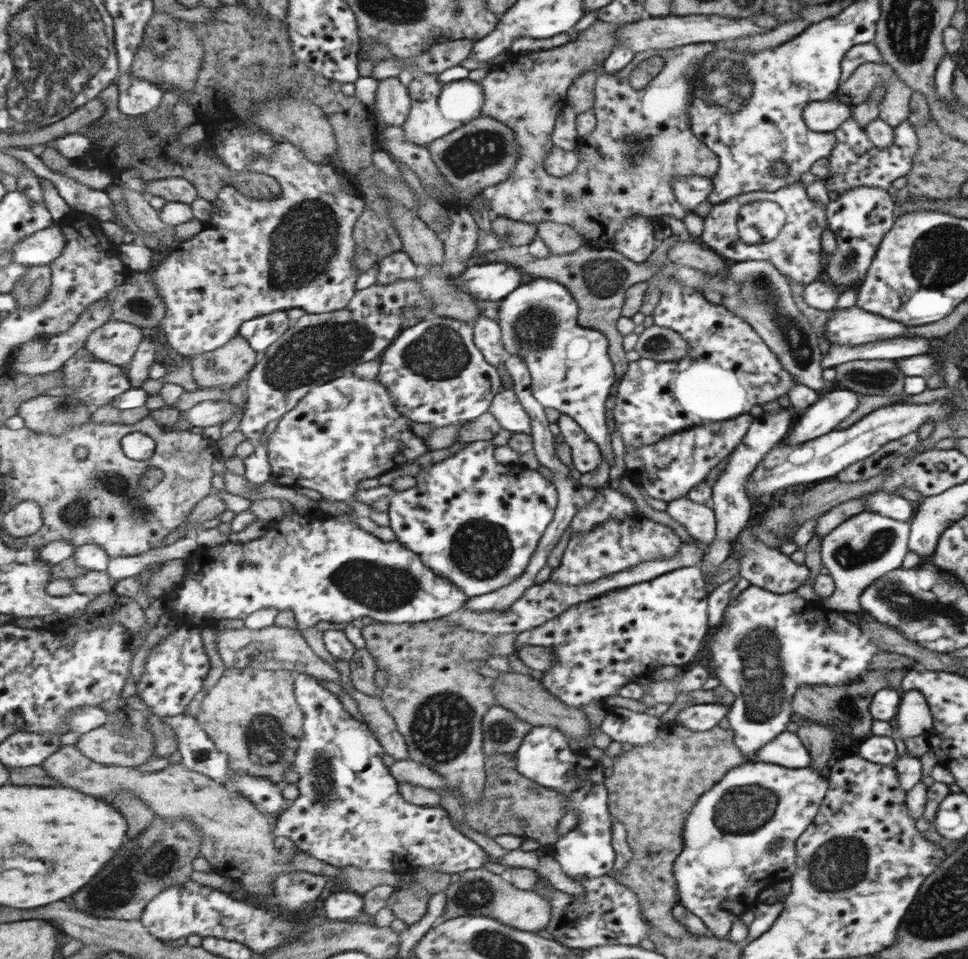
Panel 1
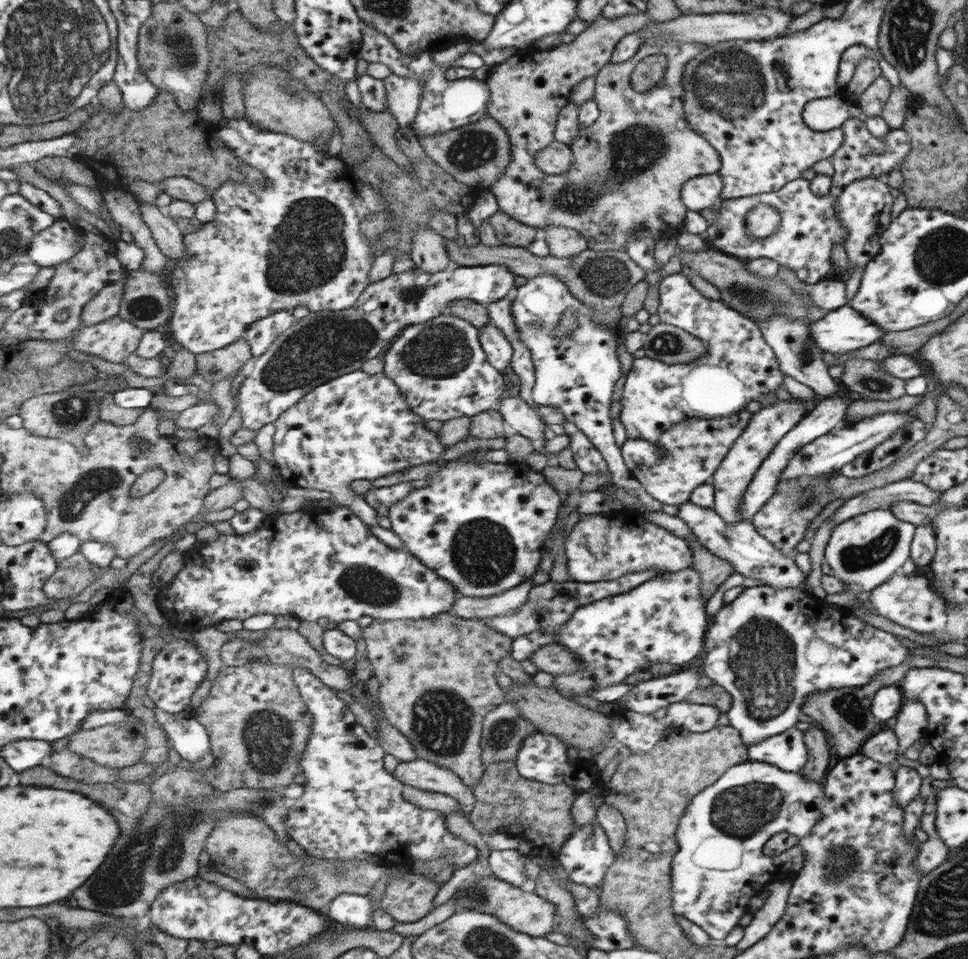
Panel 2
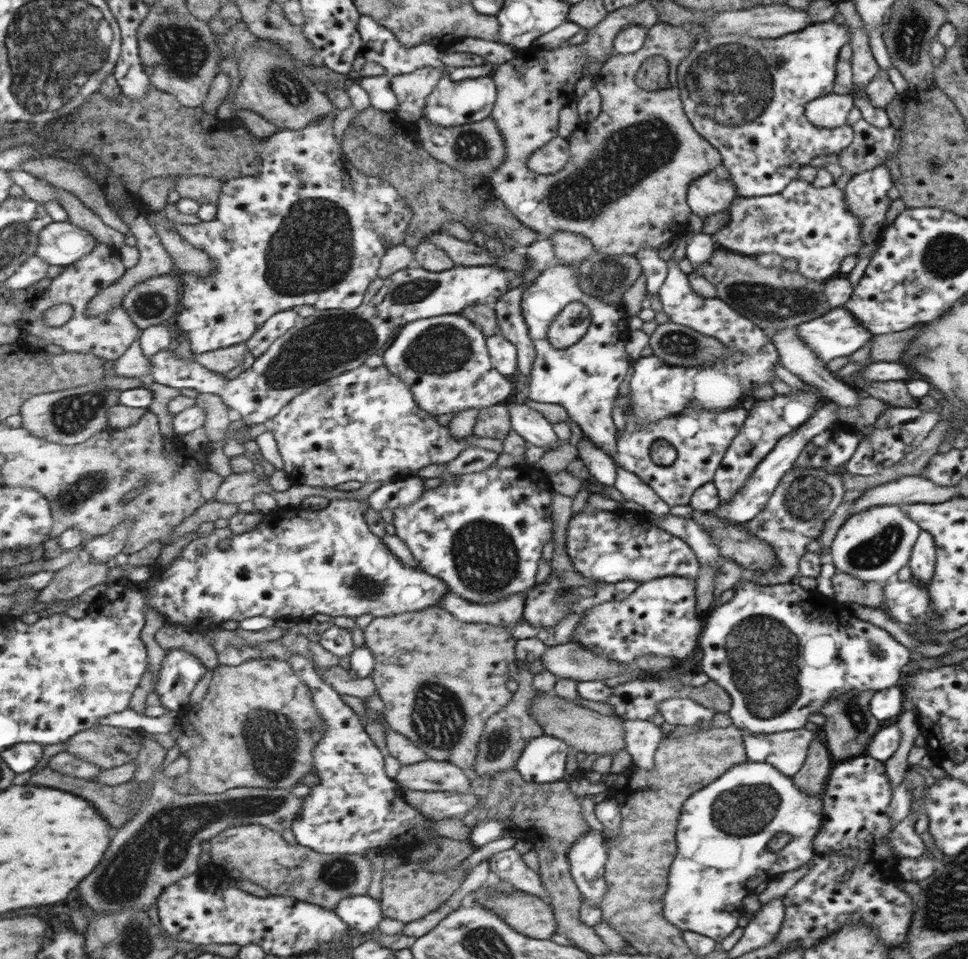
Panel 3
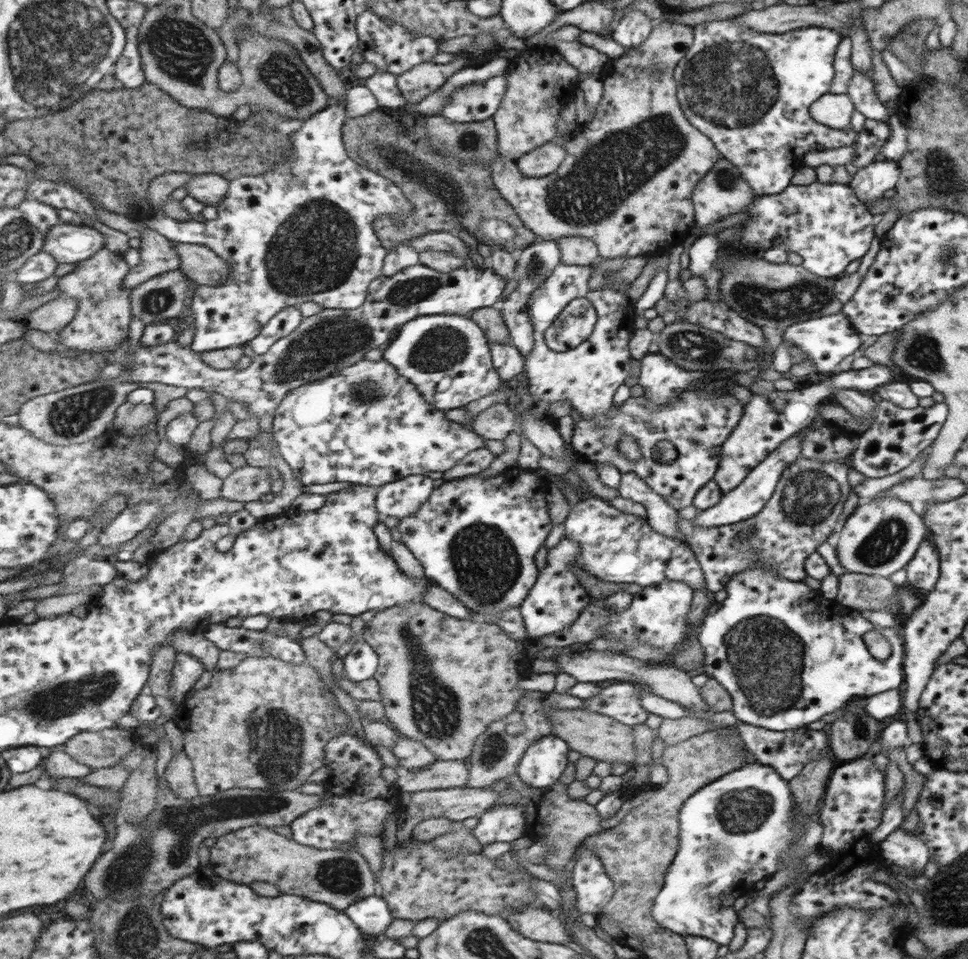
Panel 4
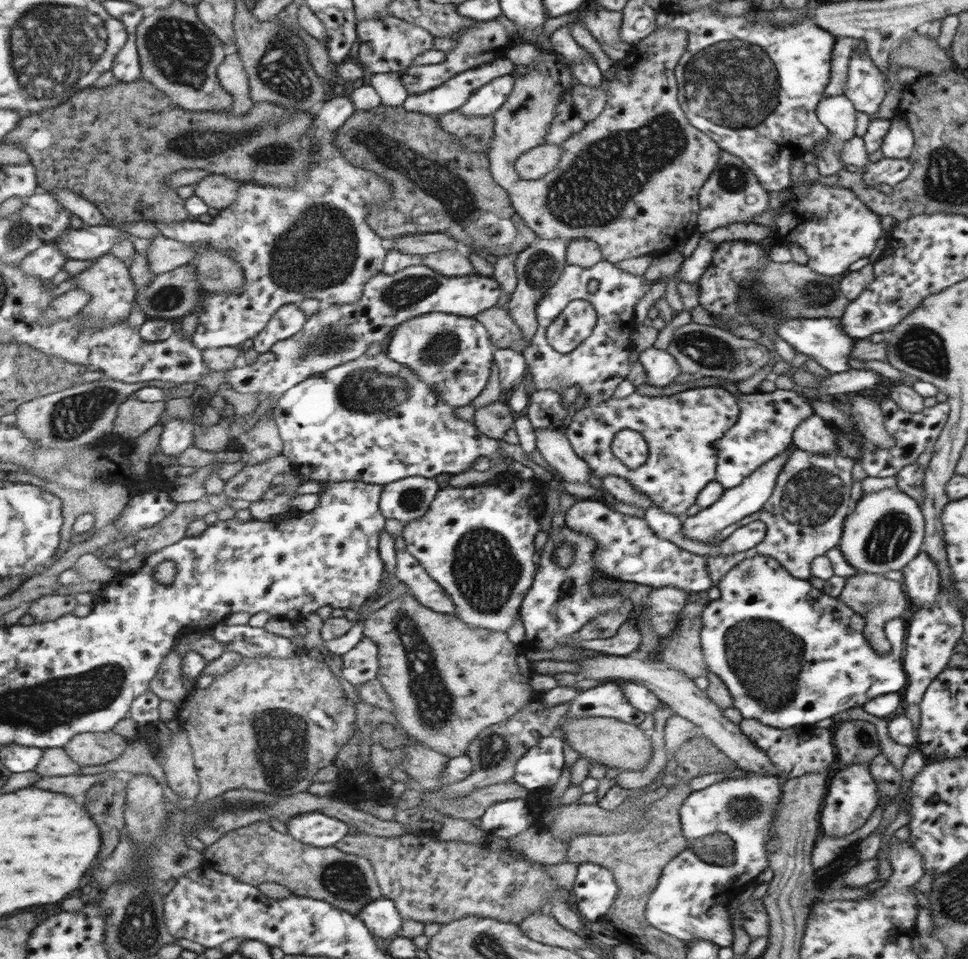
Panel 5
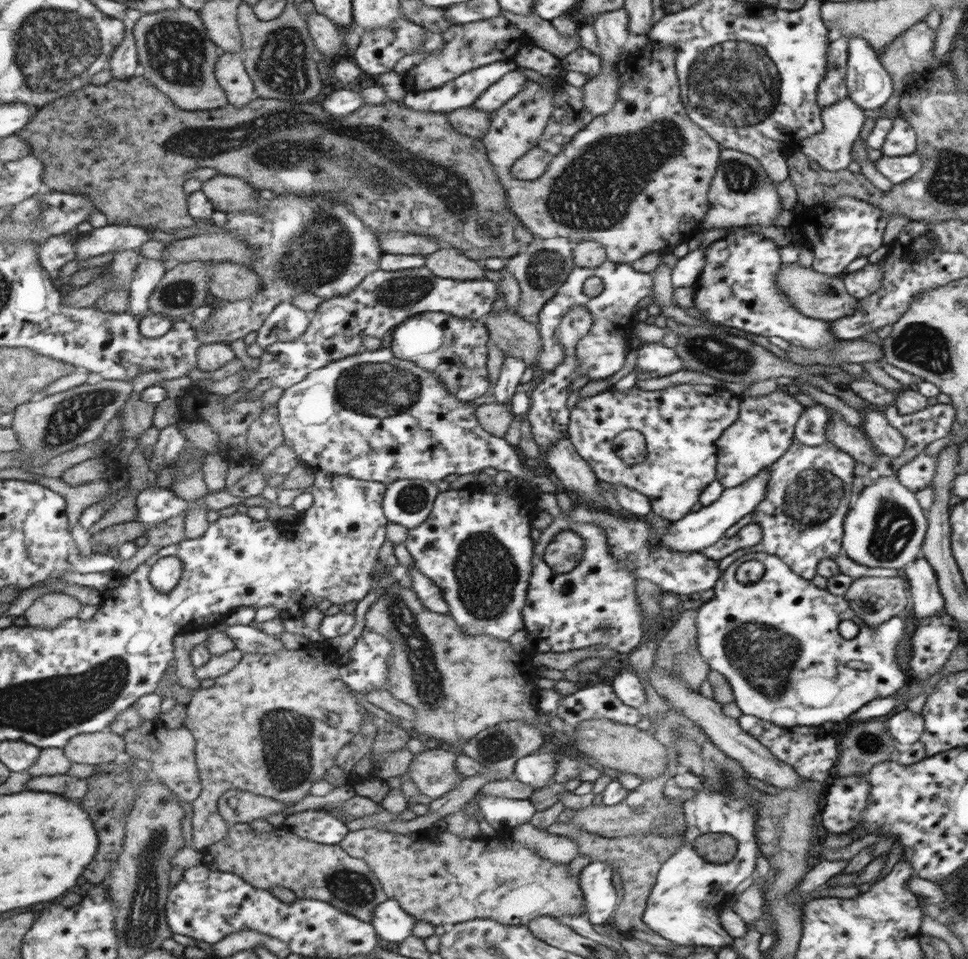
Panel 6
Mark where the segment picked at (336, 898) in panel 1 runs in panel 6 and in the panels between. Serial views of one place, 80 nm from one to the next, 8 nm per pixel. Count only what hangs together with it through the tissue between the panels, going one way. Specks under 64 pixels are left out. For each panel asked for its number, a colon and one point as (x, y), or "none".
2: (354, 910)
3: (360, 912)
4: (371, 914)
5: (379, 916)
6: (390, 922)

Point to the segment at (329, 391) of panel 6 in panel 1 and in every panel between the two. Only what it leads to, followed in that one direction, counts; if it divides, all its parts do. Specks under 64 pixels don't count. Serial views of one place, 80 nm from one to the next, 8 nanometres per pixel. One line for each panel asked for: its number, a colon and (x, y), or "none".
1: (348, 429)
2: (357, 426)
3: (365, 425)
4: (366, 422)
5: (372, 419)

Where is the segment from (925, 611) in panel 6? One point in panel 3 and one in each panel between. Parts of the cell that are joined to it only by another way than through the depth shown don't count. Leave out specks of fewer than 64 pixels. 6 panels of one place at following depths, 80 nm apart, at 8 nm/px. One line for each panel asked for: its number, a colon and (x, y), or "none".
3: (922, 562)
4: (921, 573)
5: (921, 578)

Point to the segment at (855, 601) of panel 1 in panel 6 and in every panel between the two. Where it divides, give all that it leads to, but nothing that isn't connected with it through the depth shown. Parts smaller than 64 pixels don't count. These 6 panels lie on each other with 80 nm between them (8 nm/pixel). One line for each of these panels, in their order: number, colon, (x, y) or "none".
2: (862, 552)
3: (874, 544)
4: (880, 537)
5: (884, 532)
6: (884, 528)

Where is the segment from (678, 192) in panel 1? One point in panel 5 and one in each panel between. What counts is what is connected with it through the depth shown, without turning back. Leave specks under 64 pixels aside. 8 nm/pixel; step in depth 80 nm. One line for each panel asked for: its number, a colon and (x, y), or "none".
2: (704, 191)
3: (713, 192)
4: (721, 192)
5: (732, 194)

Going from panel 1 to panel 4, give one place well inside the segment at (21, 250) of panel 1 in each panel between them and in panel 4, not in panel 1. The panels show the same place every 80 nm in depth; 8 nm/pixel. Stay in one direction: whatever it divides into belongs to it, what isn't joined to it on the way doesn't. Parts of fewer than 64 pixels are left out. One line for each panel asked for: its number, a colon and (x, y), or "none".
2: (61, 241)
3: (62, 243)
4: (67, 243)

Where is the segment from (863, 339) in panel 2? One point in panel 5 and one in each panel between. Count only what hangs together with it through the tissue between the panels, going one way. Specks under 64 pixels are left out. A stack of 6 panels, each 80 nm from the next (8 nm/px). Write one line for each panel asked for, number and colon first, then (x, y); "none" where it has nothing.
3: (837, 332)
4: (825, 340)
5: (823, 339)

